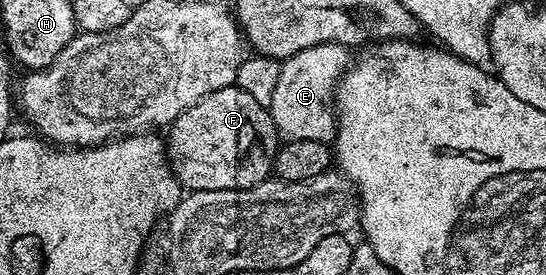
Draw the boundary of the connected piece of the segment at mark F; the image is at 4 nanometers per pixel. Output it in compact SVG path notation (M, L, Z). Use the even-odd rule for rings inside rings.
M237 84L229 86L228 88L220 88L211 94L206 94L204 100L192 104L192 108L188 108L188 112L176 116L176 120L170 123L168 127L168 133L170 133L170 138L168 137L170 166L174 170L175 176L178 177L179 184L190 192L196 190L243 190L244 188L252 188L256 184L267 181L267 179L271 177L274 169L274 158L278 155L278 147L280 145L280 135L276 124L272 120L269 109L261 106L252 96L248 96L248 92L241 90Z

